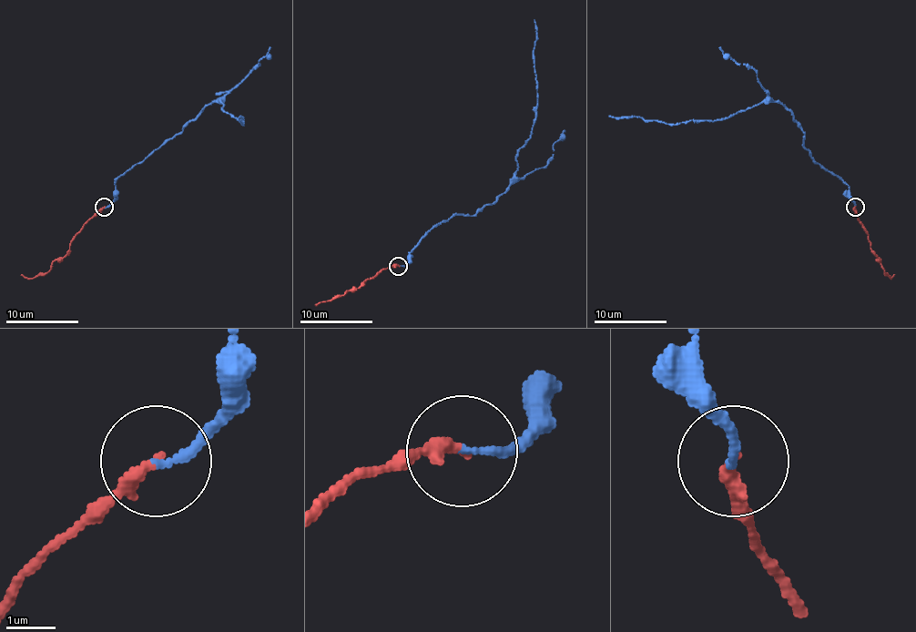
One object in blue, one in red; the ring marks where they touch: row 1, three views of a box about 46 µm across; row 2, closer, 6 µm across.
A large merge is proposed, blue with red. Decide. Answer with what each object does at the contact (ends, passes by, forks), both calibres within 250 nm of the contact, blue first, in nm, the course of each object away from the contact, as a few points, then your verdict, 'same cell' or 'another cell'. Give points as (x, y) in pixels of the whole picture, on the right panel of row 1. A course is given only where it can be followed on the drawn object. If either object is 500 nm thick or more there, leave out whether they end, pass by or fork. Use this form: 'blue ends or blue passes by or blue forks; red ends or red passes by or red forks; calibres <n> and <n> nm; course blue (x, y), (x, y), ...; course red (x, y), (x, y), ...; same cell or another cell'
blue ends; red ends; calibres 160 and 280 nm; course blue (854, 208), (849, 188), (810, 157), (805, 133), (779, 102), (722, 120), (666, 124), (609, 115); course red (854, 208), (854, 215), (869, 237), (870, 249), (885, 273), (890, 279), (894, 275); same cell

